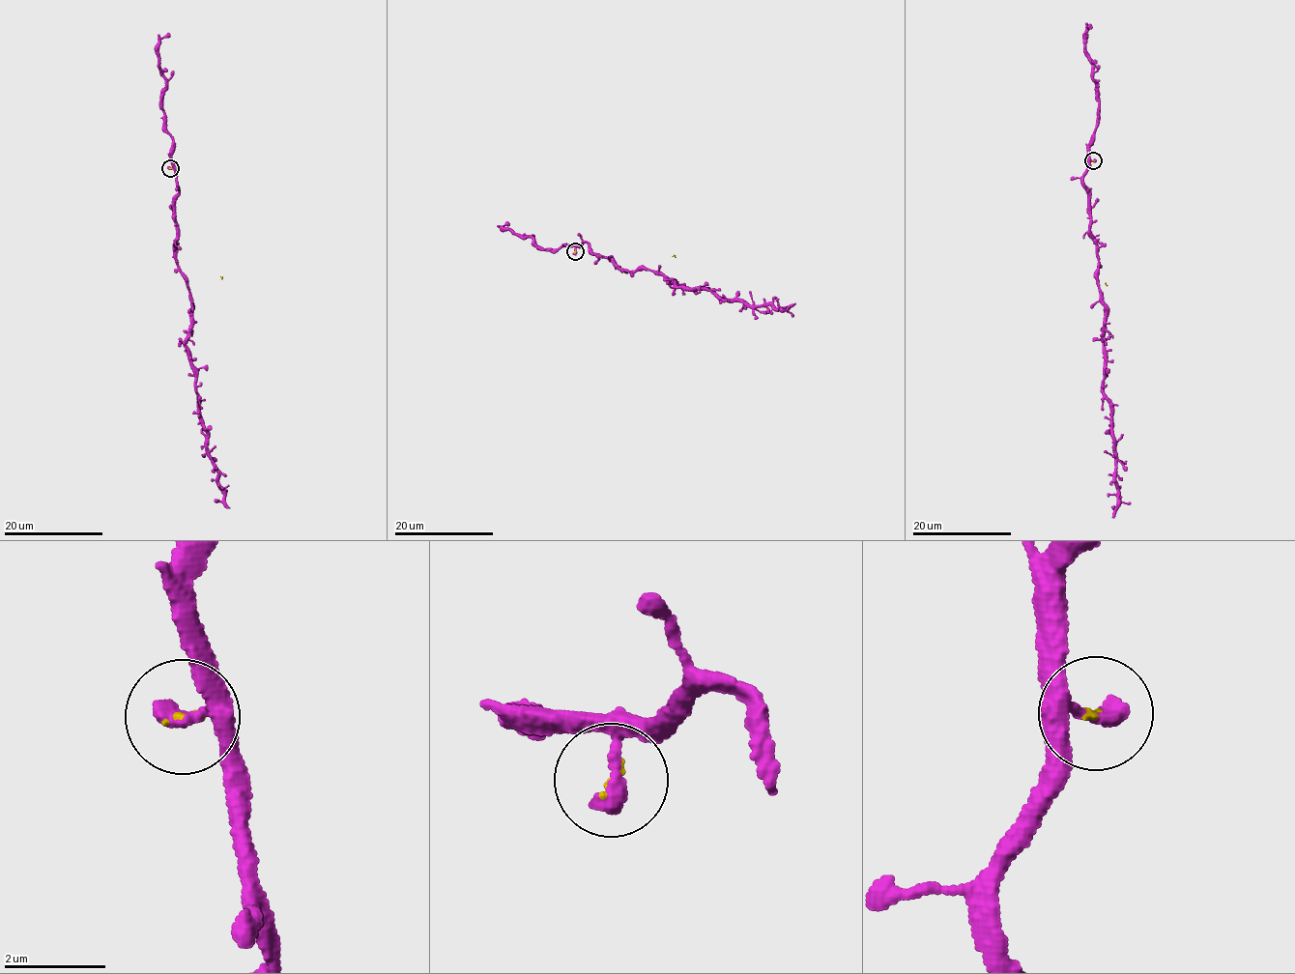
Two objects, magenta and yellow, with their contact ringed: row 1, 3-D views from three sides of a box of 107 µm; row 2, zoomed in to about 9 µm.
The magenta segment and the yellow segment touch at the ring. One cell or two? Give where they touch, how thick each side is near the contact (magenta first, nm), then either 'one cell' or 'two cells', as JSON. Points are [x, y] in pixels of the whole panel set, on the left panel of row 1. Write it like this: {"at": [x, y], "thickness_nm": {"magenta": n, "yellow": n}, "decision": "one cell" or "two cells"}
{"at": [170, 168], "thickness_nm": {"magenta": 360, "yellow": 70}, "decision": "two cells"}

